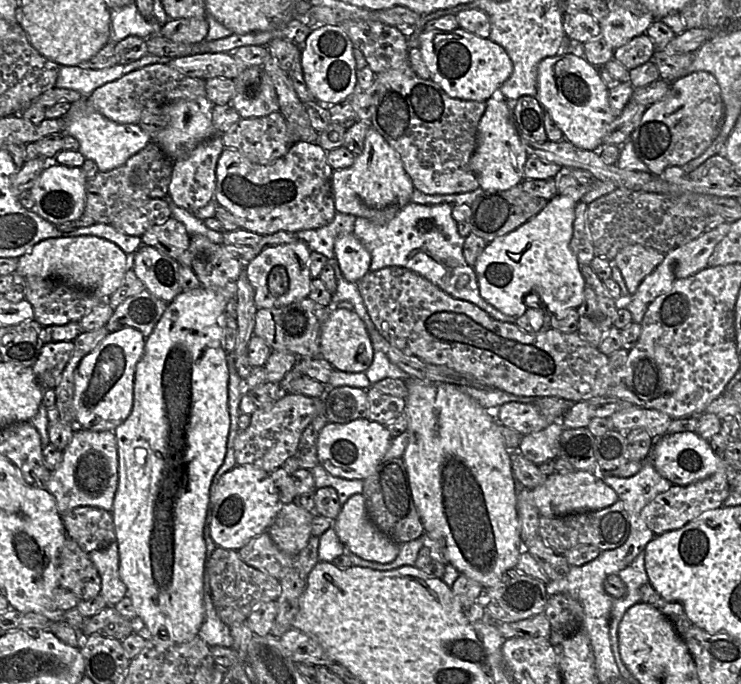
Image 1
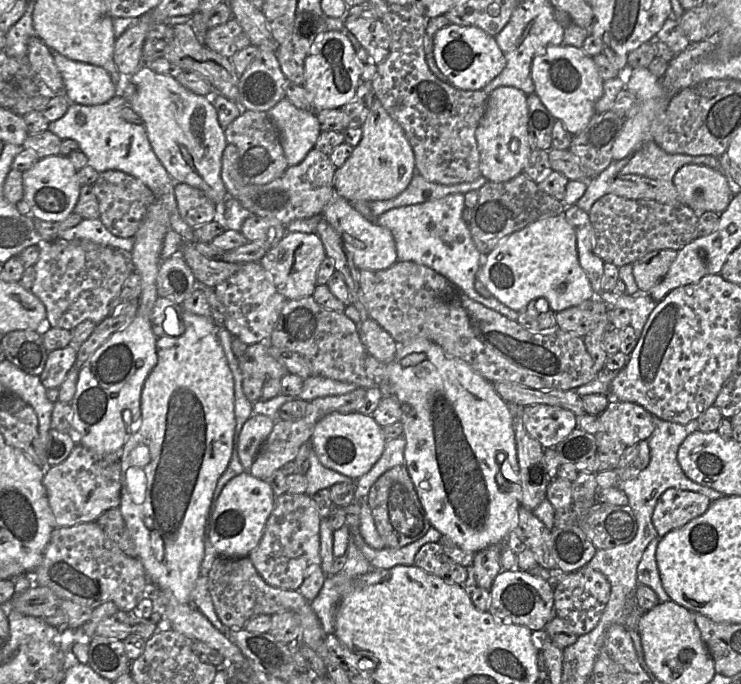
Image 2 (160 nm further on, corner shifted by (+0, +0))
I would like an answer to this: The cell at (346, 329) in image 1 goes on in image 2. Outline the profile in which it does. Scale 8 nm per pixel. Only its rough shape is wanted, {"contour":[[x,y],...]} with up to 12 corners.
{"contour":[[435,342],[368,354],[431,526],[517,568],[508,403]]}

